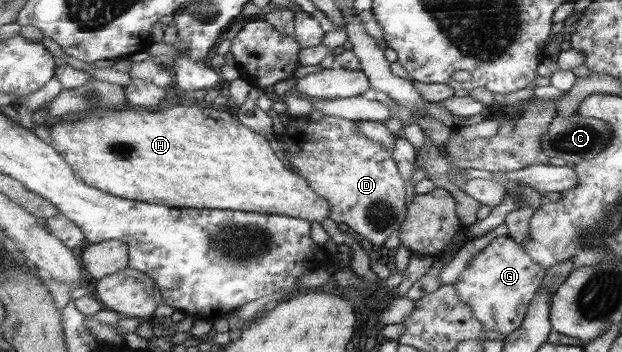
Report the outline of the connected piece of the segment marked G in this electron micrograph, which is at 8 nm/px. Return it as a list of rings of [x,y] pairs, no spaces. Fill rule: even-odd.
[[[510,236],[491,238],[491,242],[461,272],[461,278],[454,285],[459,299],[473,309],[485,331],[497,331],[501,336],[509,336],[524,324],[529,306],[543,285],[548,269],[541,262],[535,262],[525,246]]]

